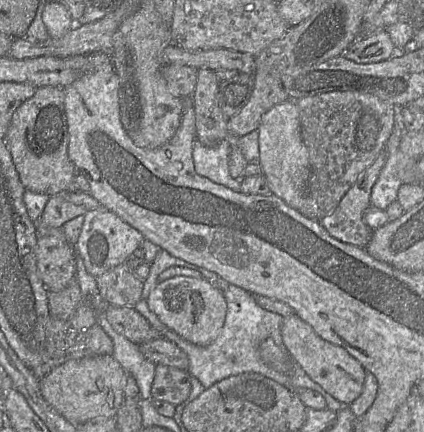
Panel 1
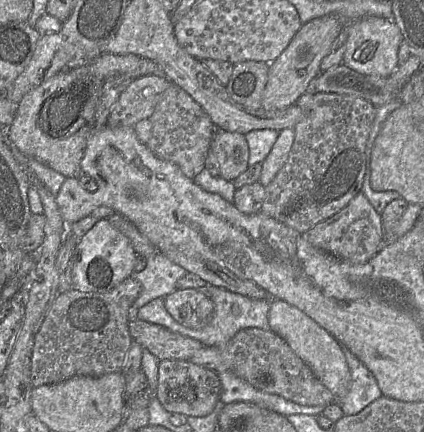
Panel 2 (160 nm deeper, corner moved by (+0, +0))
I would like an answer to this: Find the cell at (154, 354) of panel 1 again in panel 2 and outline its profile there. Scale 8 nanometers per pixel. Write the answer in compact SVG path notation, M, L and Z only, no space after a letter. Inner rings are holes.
M256 327L241 329L223 345L199 349L189 361L217 373L230 371L259 390L299 405L327 406L336 400L286 341L272 330Z

